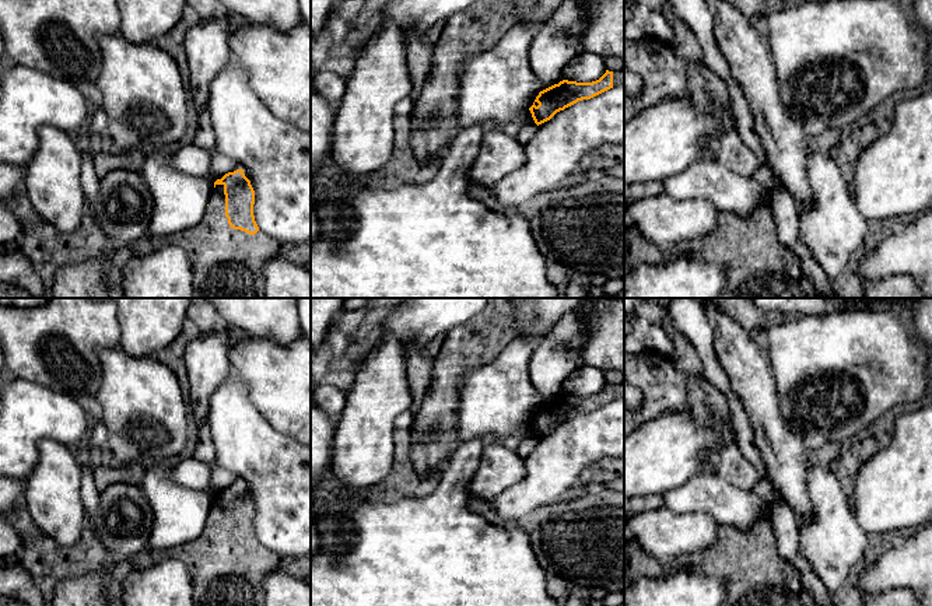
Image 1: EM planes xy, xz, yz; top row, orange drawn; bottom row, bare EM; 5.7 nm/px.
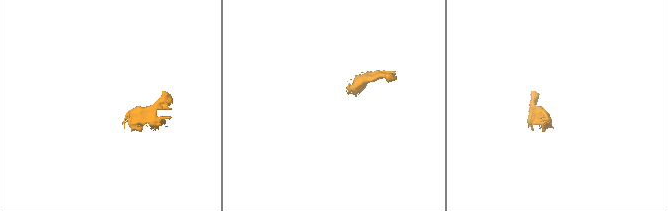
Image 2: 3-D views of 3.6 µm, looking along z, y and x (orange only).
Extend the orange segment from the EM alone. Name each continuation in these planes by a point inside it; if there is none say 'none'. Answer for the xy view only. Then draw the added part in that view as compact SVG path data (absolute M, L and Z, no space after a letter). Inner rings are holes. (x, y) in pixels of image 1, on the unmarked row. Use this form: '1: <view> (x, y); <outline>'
1: xy (223, 573); M216 498L202 535L174 549L161 550L155 561L176 558L182 561L192 578L193 606L263 606L263 579L274 571L285 571L299 578L311 574L311 553L299 557L283 556L257 544L250 549L234 543L225 530L224 498Z

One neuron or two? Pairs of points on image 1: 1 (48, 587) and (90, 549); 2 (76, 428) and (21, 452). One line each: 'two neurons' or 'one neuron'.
1: one neuron
2: one neuron

